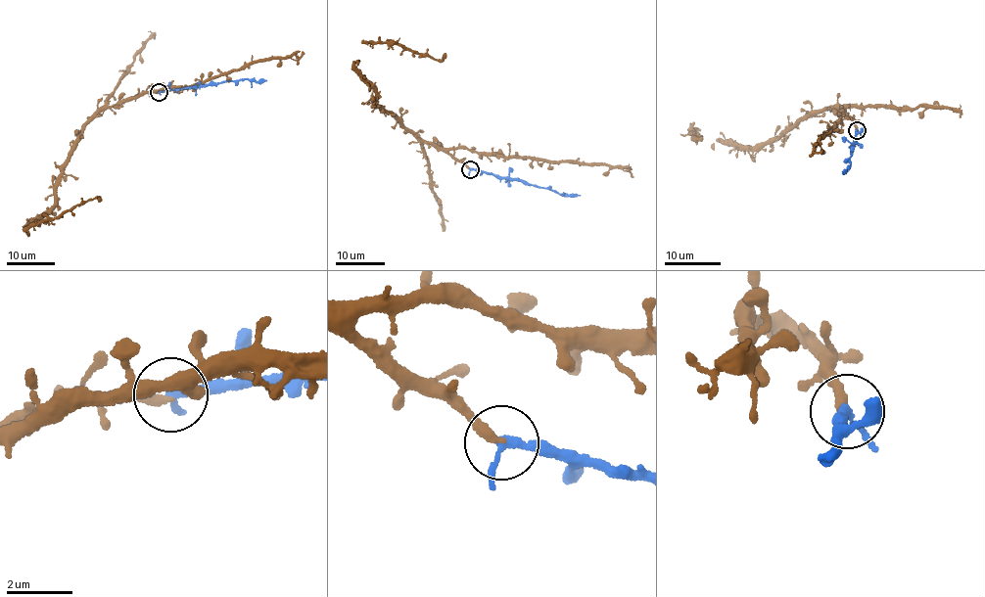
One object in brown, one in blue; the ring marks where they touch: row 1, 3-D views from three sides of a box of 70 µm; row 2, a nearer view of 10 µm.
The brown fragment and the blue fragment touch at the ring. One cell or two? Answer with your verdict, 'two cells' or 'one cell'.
one cell

